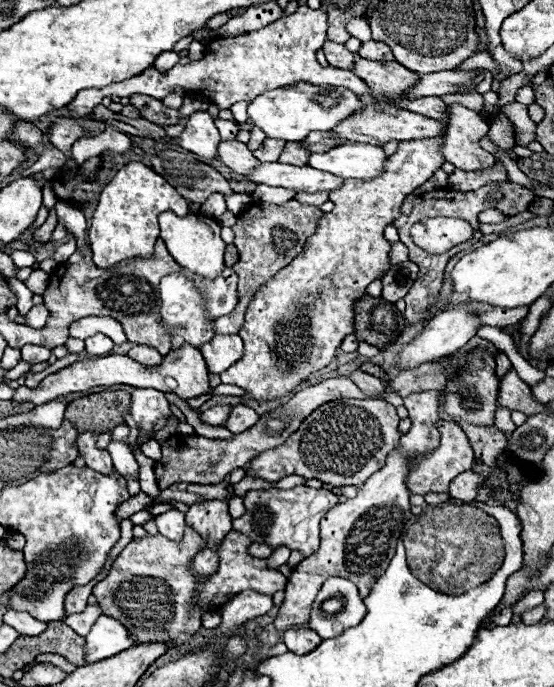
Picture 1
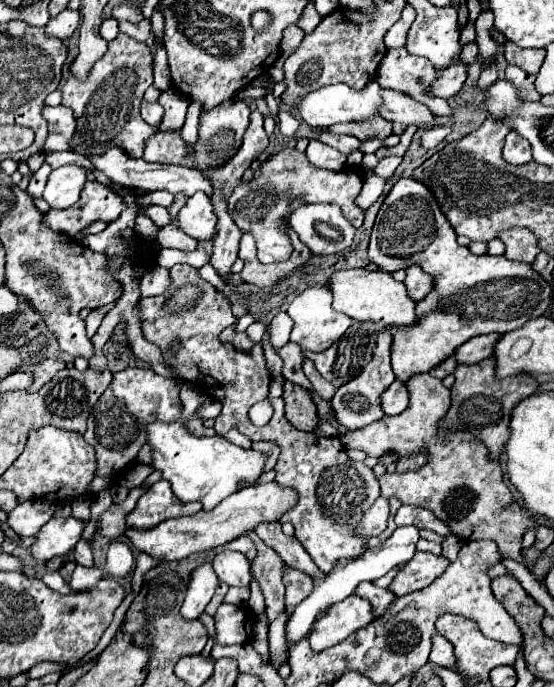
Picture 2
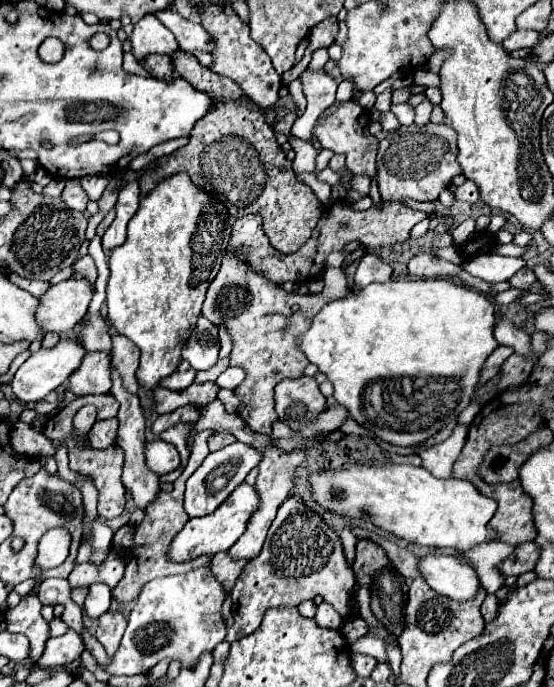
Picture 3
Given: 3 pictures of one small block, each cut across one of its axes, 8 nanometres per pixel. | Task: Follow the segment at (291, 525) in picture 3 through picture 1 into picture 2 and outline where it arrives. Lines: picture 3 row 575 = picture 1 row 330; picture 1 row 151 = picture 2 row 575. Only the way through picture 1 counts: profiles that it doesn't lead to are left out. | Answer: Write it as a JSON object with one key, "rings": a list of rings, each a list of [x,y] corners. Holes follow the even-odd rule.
{"rings":[[[416,552],[414,558],[396,574],[388,590],[392,590],[396,596],[402,596],[426,588],[448,568],[448,564],[450,562],[444,556],[436,556],[432,552]]]}

